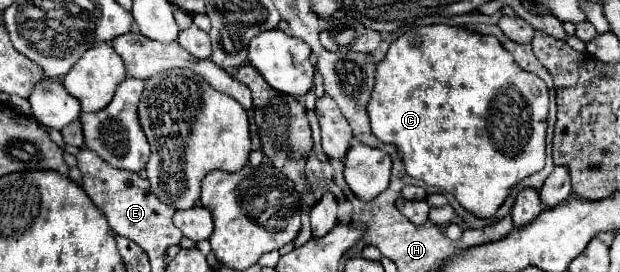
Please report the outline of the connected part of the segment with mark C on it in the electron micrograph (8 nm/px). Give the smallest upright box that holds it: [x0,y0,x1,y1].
[367,24,549,218]

